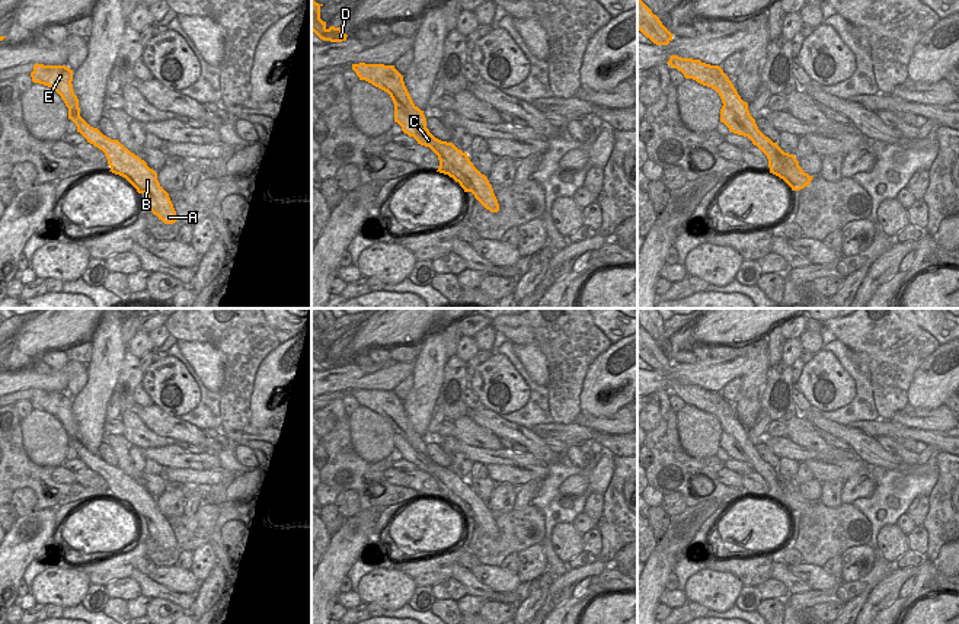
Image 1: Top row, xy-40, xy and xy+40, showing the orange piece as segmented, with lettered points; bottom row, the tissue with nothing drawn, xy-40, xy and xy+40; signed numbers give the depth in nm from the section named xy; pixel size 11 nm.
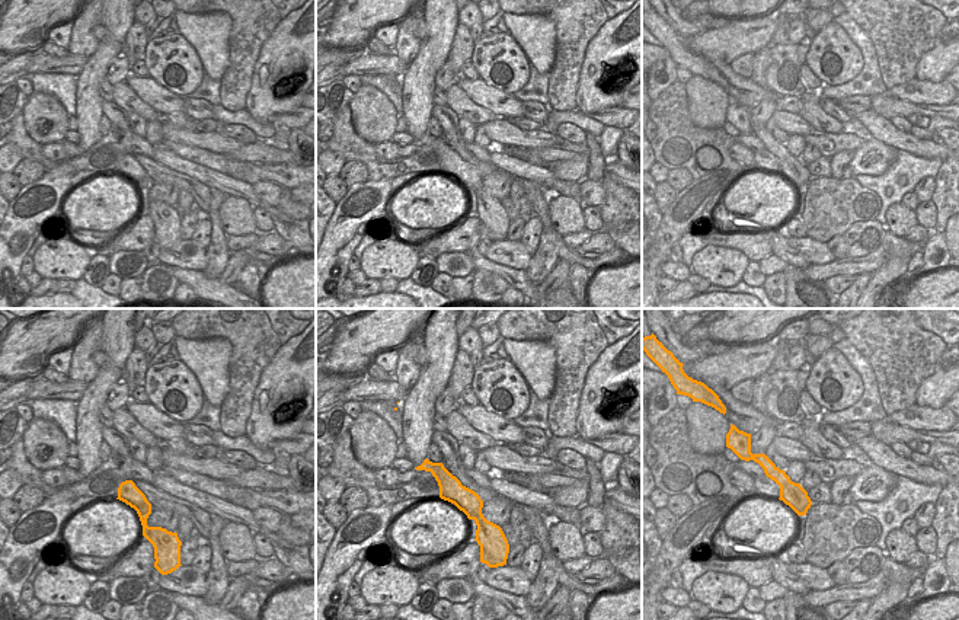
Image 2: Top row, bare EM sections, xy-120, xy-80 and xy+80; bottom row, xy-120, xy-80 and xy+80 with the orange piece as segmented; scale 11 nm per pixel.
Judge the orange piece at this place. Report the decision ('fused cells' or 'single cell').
fused cells

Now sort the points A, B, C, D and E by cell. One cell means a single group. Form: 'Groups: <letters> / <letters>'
Groups: A B C / D E.

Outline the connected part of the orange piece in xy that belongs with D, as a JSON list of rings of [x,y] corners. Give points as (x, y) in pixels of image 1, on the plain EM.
[[[311,323],[311,356],[323,367],[342,368],[346,367],[346,359],[341,353],[326,353],[326,348],[320,345],[320,333]]]

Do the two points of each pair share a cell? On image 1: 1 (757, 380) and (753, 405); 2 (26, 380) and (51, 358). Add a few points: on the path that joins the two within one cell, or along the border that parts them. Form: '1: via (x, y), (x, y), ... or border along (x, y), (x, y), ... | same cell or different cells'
1: via (753, 386), (753, 399) | same cell
2: border along (63, 367), (53, 371) | different cells

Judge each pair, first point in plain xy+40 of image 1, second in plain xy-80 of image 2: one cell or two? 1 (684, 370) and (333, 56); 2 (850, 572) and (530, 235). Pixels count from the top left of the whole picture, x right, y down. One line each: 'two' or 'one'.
1: one
2: one

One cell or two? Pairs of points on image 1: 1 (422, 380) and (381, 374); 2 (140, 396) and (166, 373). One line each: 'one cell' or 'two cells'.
1: two cells
2: two cells

